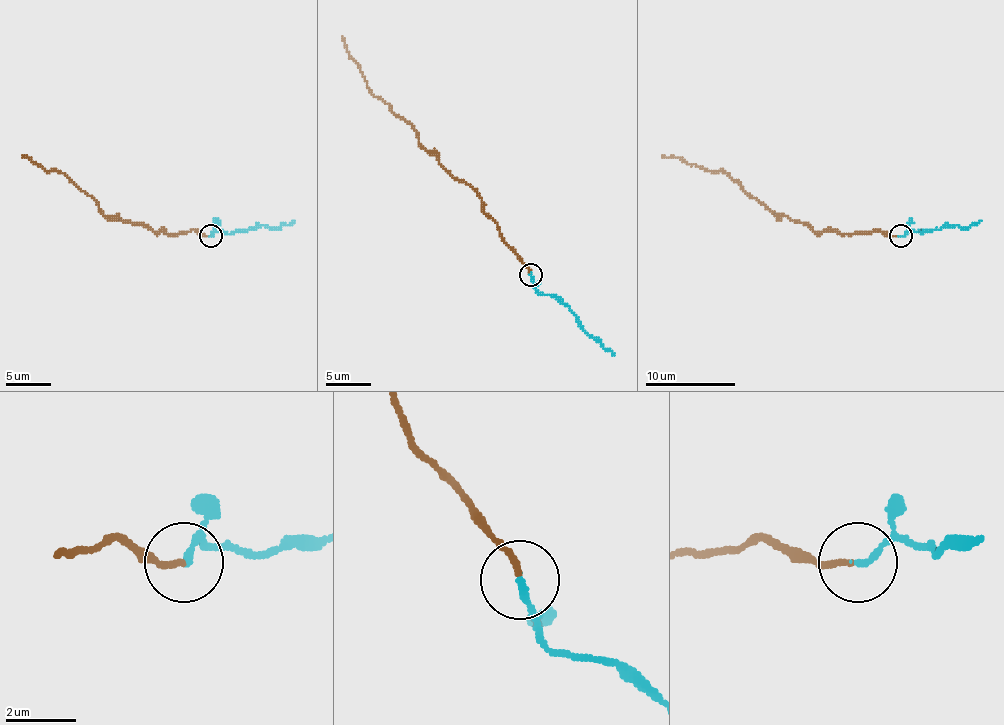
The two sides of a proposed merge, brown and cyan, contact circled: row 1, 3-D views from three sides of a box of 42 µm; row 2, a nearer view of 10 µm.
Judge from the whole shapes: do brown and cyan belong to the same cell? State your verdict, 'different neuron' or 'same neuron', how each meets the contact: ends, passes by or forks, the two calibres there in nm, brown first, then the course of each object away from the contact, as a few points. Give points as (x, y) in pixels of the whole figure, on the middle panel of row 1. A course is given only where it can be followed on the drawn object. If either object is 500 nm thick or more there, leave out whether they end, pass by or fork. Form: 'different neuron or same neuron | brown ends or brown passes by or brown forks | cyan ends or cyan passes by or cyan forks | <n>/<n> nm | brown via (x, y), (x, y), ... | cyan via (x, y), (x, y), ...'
different neuron | brown ends | cyan ends | 160/180 nm | brown via (531, 274), (475, 189), (459, 182), (412, 126), (367, 88), (342, 36) | cyan via (531, 274), (535, 288), (544, 294), (553, 294), (583, 328), (614, 355)

